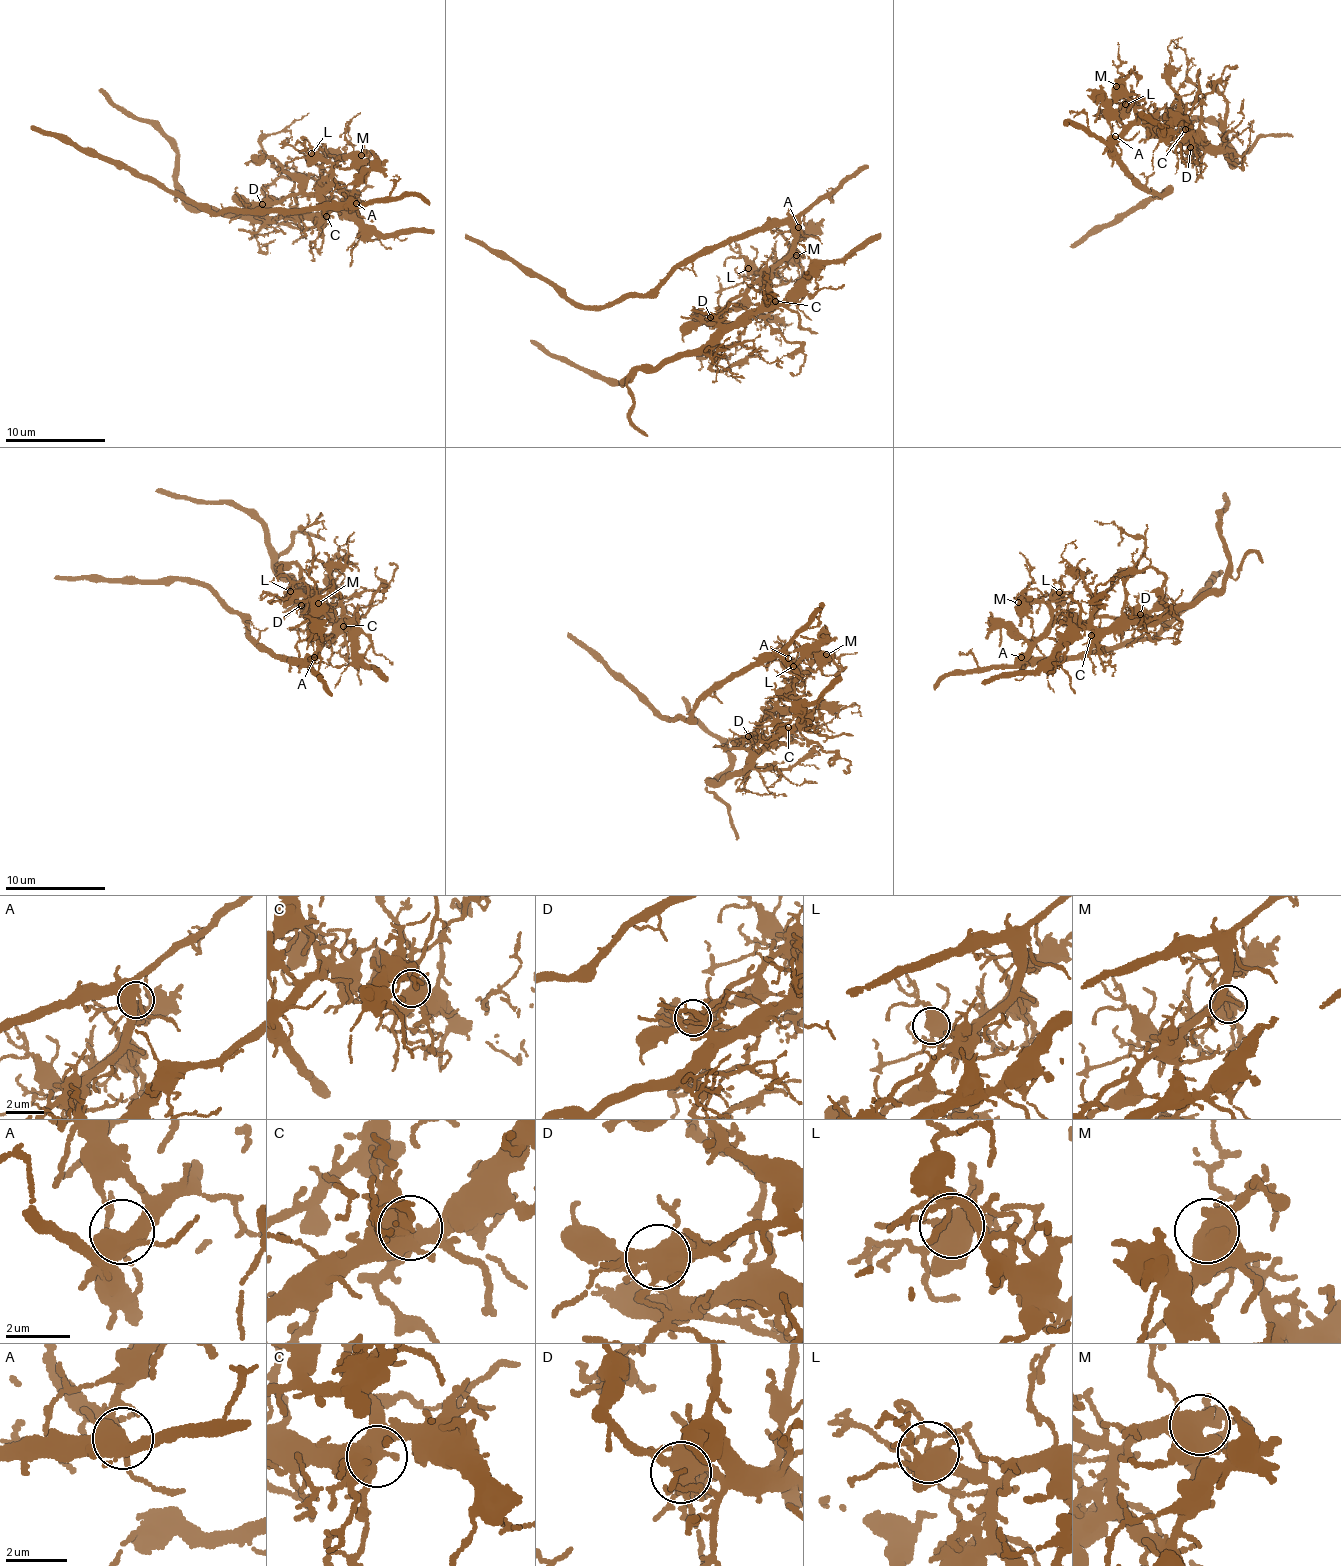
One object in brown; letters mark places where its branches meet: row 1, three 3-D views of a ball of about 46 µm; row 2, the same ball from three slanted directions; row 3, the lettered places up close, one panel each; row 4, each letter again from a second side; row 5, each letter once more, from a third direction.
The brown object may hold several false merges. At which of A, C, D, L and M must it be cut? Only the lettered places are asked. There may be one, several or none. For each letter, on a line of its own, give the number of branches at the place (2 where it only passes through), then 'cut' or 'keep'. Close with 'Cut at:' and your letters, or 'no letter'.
A: branches 4; keep
C: branches 4; keep
D: branches 8; cut
L: branches 6; keep
M: branches 4; keep
Cut at: D

